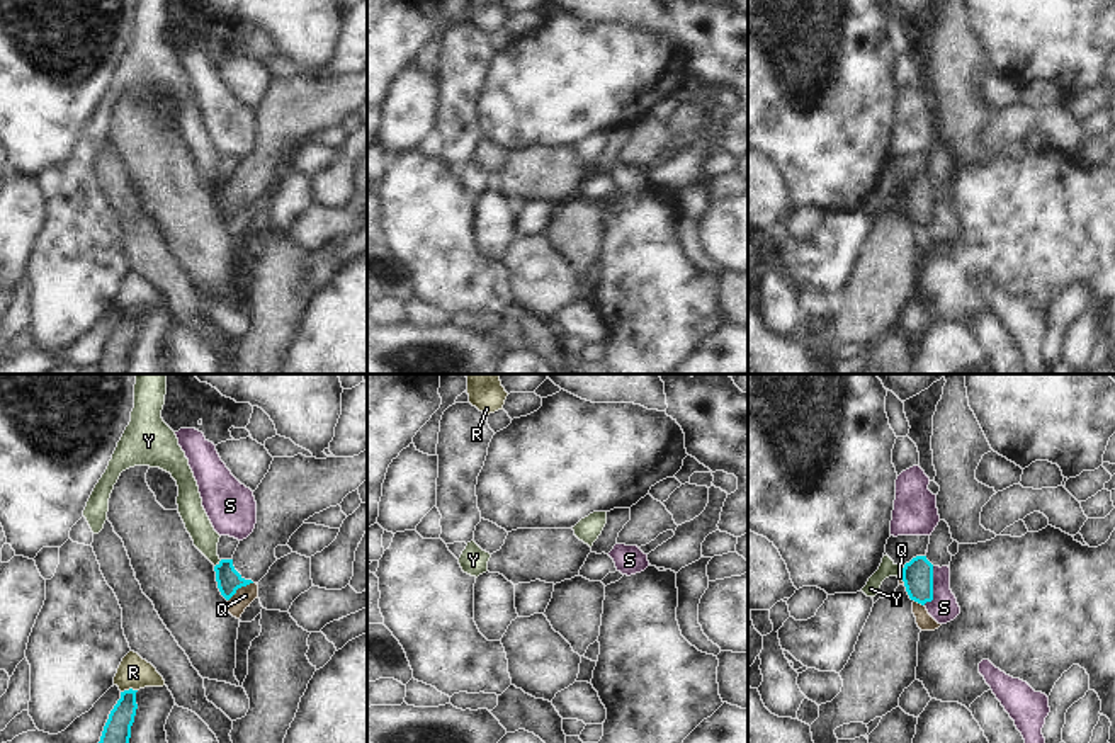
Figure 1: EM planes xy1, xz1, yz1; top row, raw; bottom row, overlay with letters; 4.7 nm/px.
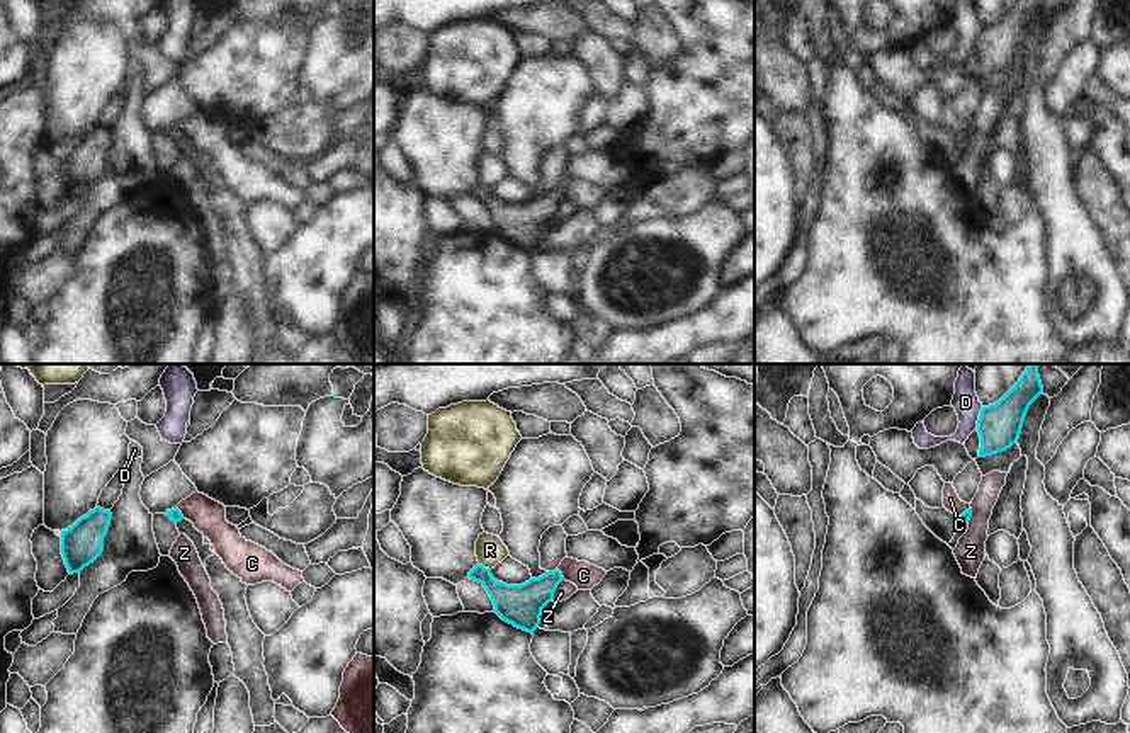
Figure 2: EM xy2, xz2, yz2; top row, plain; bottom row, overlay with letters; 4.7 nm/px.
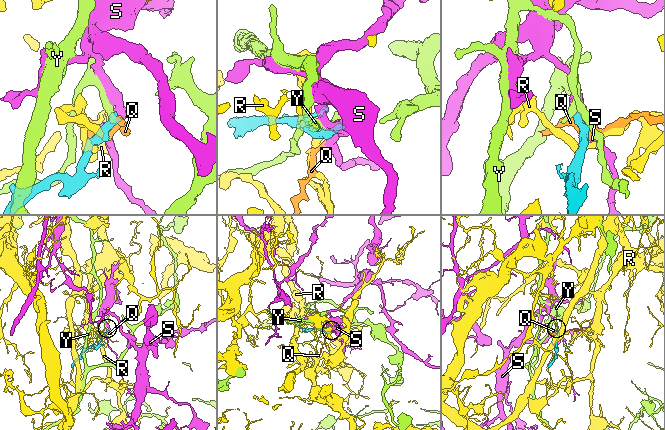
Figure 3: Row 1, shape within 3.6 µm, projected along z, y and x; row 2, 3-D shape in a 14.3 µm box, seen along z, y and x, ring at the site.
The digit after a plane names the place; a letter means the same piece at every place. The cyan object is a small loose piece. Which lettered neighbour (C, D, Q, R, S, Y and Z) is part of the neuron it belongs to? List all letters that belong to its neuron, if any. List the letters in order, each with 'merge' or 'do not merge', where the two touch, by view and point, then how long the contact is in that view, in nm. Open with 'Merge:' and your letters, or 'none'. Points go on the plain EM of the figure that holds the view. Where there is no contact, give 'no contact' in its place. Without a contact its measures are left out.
Merge: none
C: do not merge; contact xy2 (180, 131); length 70 nm
D: do not merge; contact yz2 (979, 36); length 110 nm
Q: do not merge; contact xy1 (238, 206); length 150 nm
R: do not merge; contact xy1 (130, 308); length 80 nm
S: do not merge; contact yz1 (932, 206); length 190 nm
Y: do not merge; contact xy1 (220, 182); length 50 nm
Z: do not merge; contact xz2 (556, 206); length 120 nm

